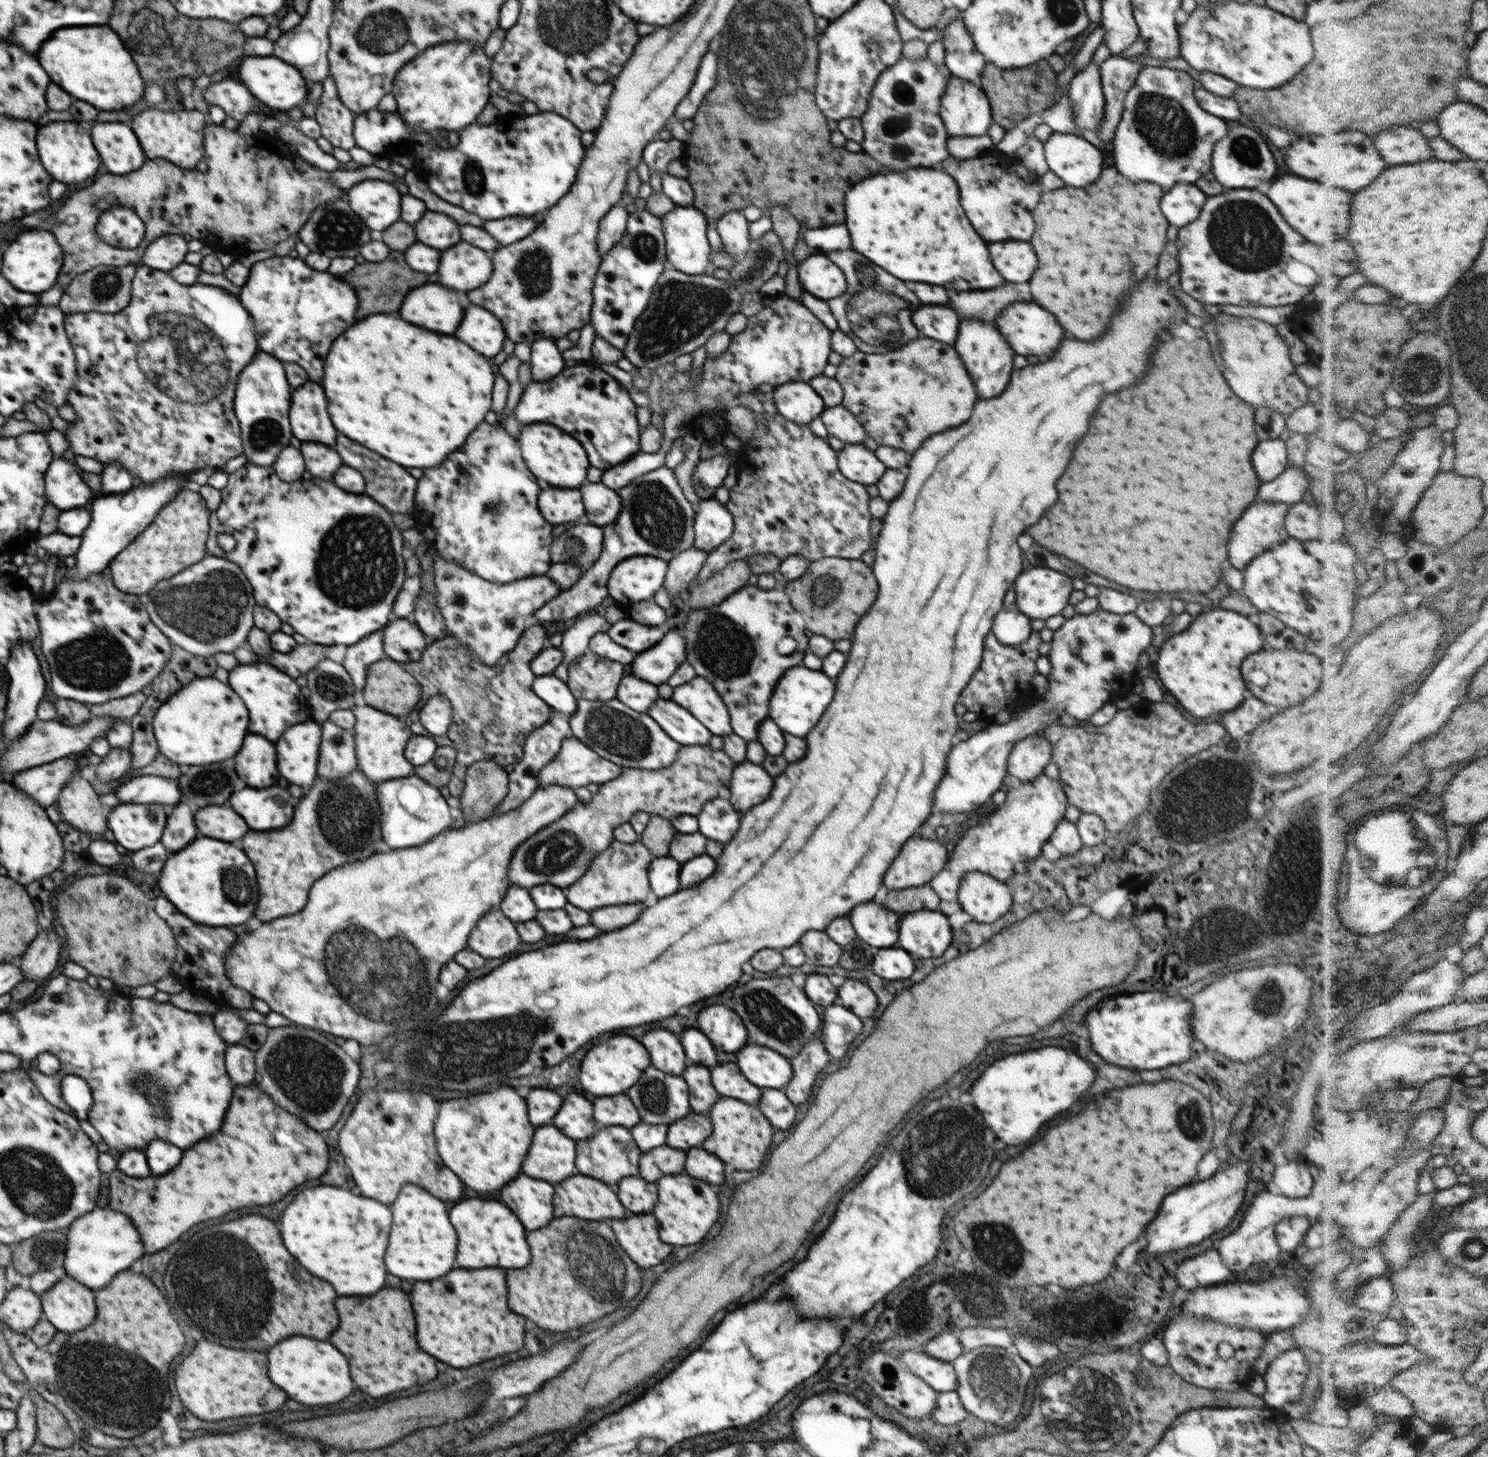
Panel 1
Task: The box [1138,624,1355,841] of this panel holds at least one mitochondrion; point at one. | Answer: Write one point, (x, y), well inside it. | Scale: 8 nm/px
(1216, 787)

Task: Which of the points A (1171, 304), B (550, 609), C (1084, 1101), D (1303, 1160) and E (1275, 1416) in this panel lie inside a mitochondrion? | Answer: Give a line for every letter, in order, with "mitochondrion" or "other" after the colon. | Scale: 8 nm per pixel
A: other
B: other
C: other
D: other
E: other

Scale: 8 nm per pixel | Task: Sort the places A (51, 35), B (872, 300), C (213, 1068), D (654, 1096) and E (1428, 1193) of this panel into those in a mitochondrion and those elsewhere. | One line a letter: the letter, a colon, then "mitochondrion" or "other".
A: other
B: mitochondrion
C: other
D: mitochondrion
E: other

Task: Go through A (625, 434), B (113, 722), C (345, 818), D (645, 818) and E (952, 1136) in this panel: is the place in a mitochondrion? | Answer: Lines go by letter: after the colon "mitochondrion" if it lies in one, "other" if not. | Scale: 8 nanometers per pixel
A: other
B: other
C: mitochondrion
D: other
E: mitochondrion

